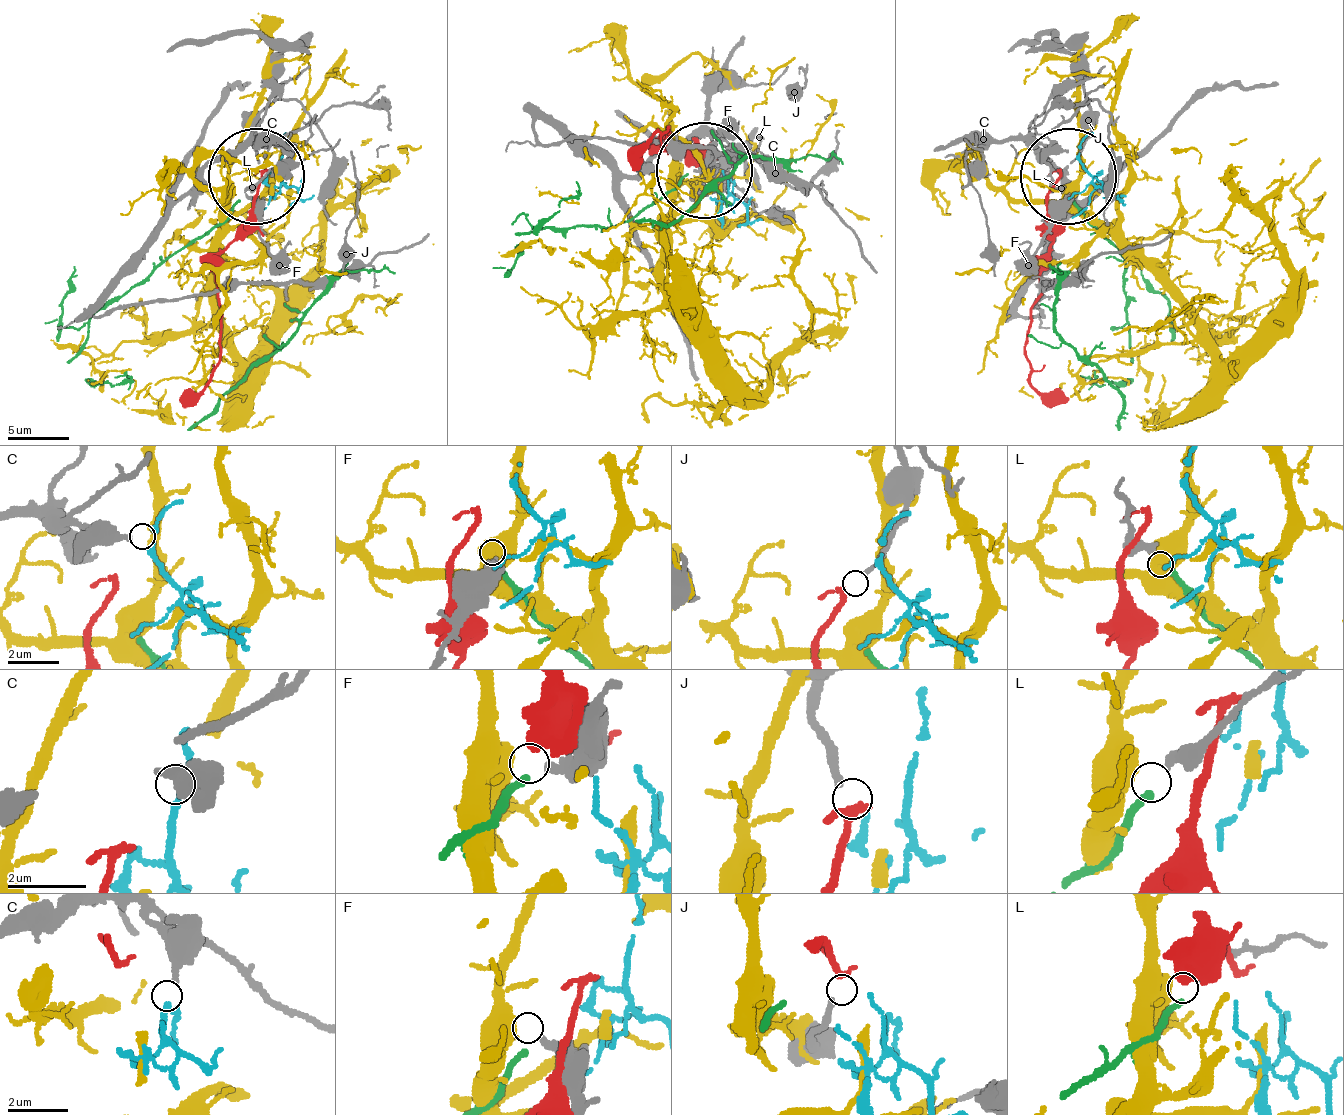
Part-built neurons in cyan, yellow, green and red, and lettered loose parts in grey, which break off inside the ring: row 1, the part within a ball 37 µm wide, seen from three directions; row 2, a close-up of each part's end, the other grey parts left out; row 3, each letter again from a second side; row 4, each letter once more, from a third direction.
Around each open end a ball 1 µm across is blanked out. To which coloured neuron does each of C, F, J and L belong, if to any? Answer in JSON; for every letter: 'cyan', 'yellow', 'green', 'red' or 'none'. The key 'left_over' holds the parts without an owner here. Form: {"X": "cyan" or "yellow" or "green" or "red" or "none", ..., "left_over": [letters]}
{"C": "cyan", "F": "none", "J": "red", "L": "green", "left_over": ["F"]}

